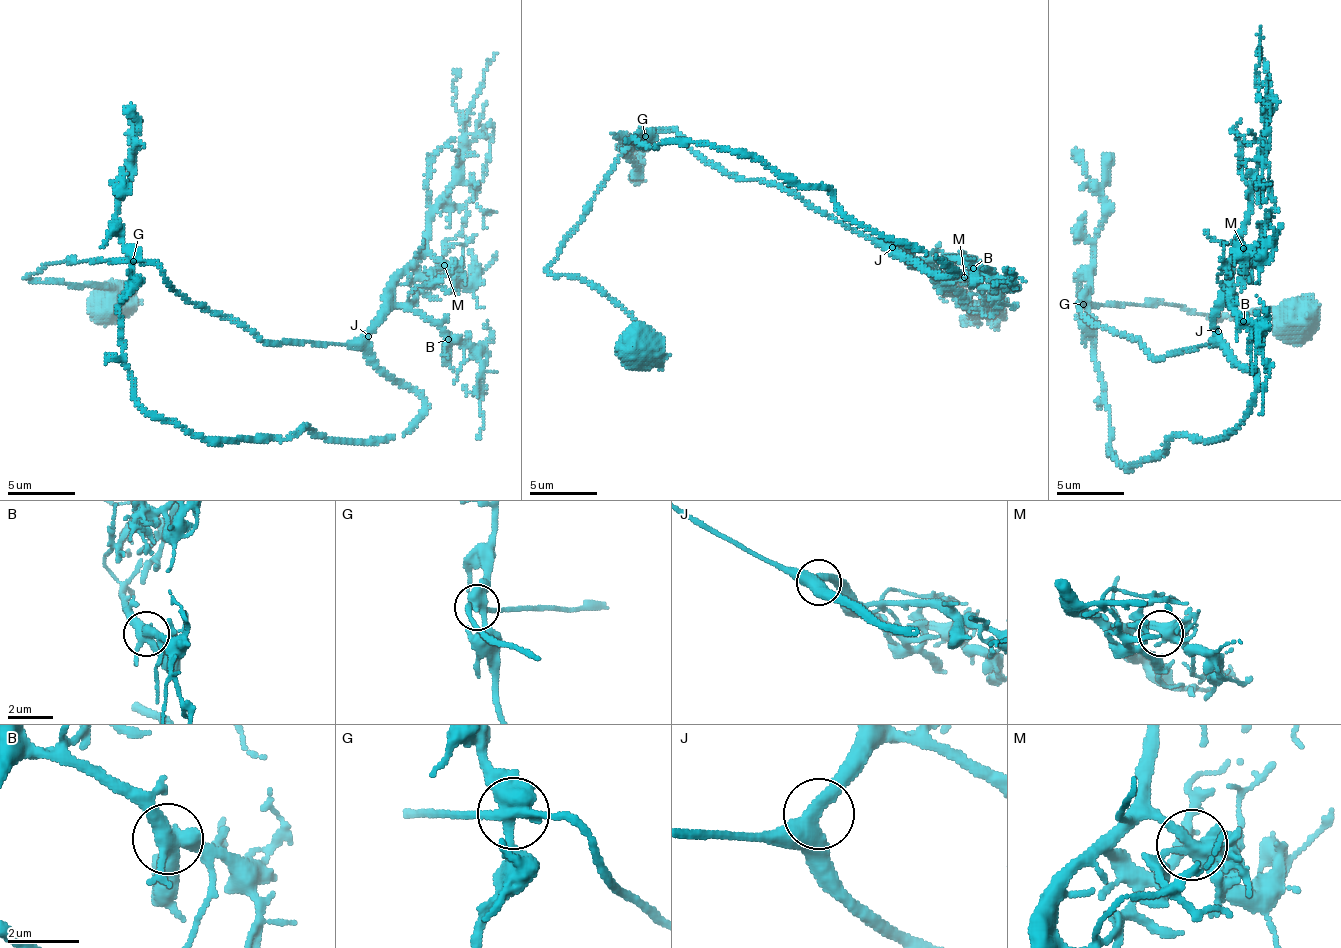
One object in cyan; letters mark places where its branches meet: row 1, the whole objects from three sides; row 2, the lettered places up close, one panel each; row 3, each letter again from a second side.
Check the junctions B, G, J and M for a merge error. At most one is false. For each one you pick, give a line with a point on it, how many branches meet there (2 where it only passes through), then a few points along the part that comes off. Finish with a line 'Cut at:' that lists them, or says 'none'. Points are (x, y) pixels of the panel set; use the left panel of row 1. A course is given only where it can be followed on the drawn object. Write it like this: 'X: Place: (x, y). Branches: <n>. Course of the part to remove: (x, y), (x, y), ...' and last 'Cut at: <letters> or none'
Cut at: none

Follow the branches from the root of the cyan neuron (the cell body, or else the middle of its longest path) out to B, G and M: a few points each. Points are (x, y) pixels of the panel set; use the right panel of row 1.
B: (1121, 334), (1145, 344), (1156, 358), (1206, 345), (1214, 335), (1215, 309), (1227, 295), (1229, 309), (1243, 321)
G: (1121, 334), (1113, 335), (1096, 323), (1081, 311), (1079, 304), (1083, 305)
M: (1121, 334), (1156, 358), (1206, 345), (1215, 309), (1245, 277), (1243, 248)

